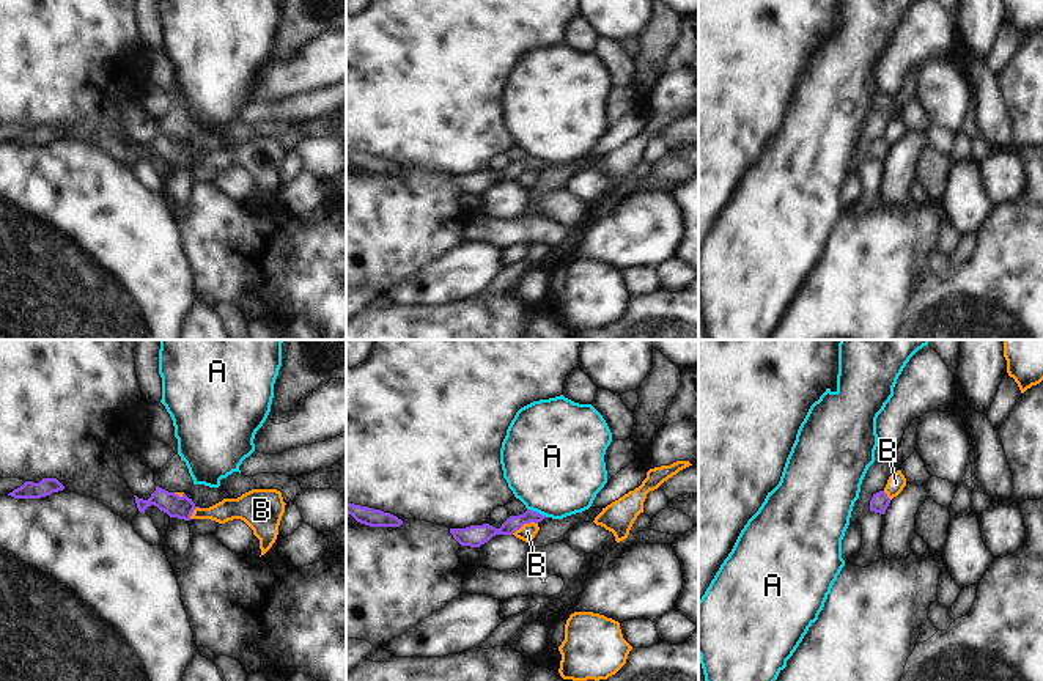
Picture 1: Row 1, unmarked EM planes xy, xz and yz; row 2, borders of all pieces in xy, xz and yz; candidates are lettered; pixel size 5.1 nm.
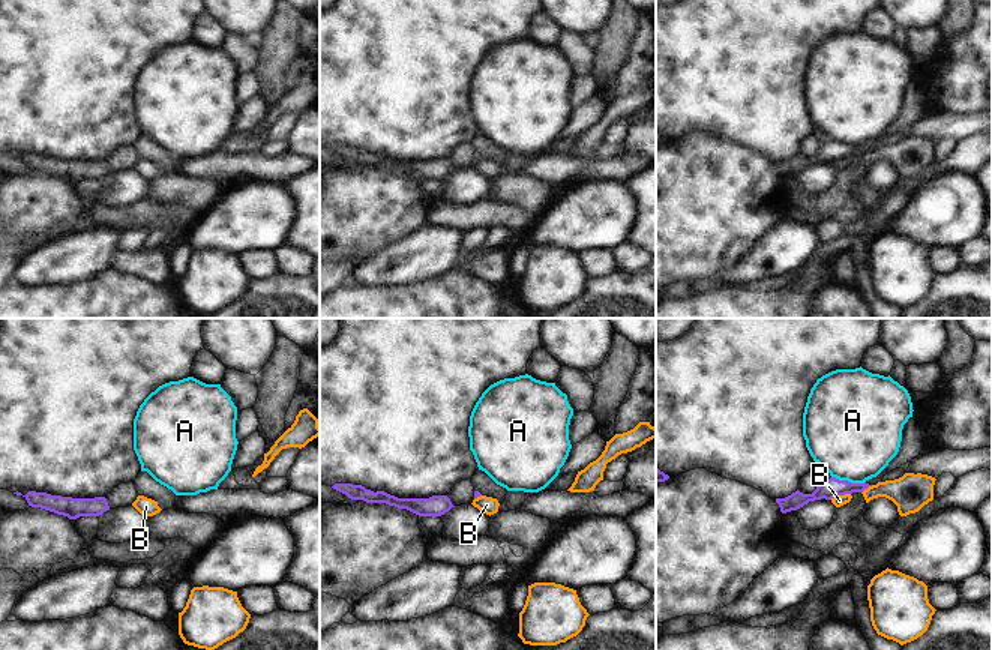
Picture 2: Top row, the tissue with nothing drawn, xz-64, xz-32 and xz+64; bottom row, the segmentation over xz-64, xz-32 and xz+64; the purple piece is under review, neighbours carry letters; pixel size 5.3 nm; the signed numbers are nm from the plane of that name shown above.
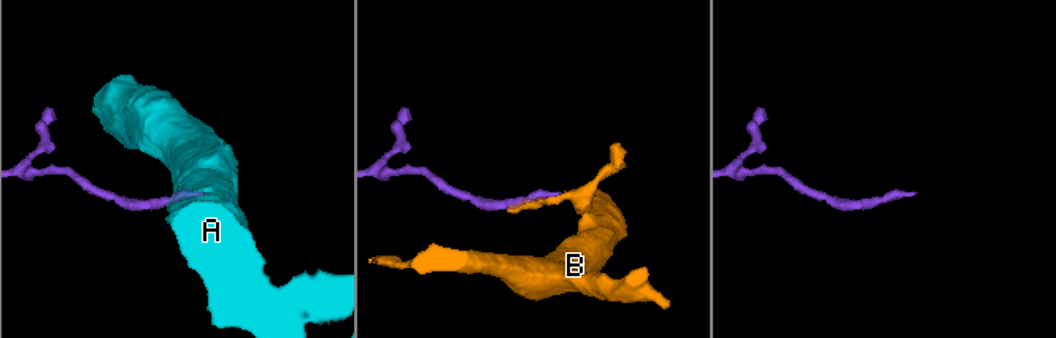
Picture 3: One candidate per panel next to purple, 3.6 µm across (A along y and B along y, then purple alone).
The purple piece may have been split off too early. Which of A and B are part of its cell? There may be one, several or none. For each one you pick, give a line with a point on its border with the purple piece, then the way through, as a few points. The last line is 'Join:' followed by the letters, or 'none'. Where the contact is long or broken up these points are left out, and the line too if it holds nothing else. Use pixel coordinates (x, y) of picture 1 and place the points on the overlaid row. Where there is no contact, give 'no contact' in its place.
Join: none

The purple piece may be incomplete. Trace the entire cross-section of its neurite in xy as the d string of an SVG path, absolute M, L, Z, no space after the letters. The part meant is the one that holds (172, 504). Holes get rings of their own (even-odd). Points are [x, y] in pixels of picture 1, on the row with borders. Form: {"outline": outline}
{"outline": "M156 486L156 491L148 500L138 499L137 495L134 497L140 513L145 513L148 506L154 505L160 511L167 513L170 517L184 521L190 521L193 510L200 508L186 494L179 497L178 494L168 492L159 486Z"}

